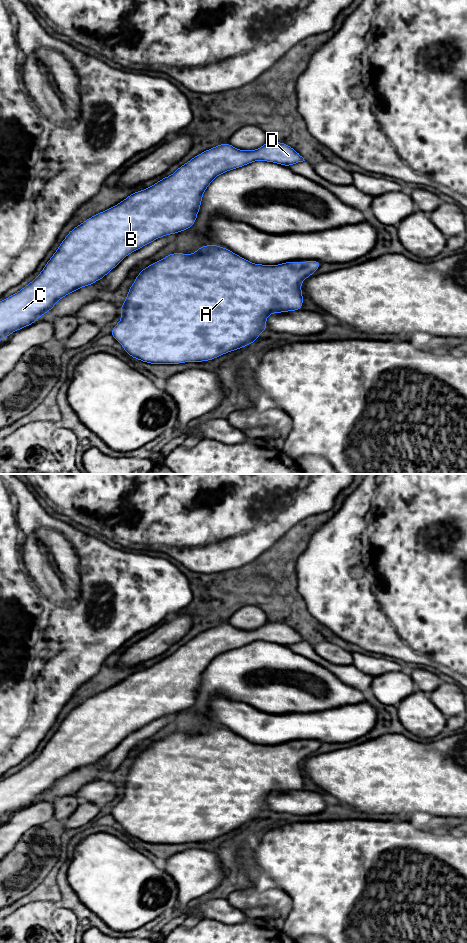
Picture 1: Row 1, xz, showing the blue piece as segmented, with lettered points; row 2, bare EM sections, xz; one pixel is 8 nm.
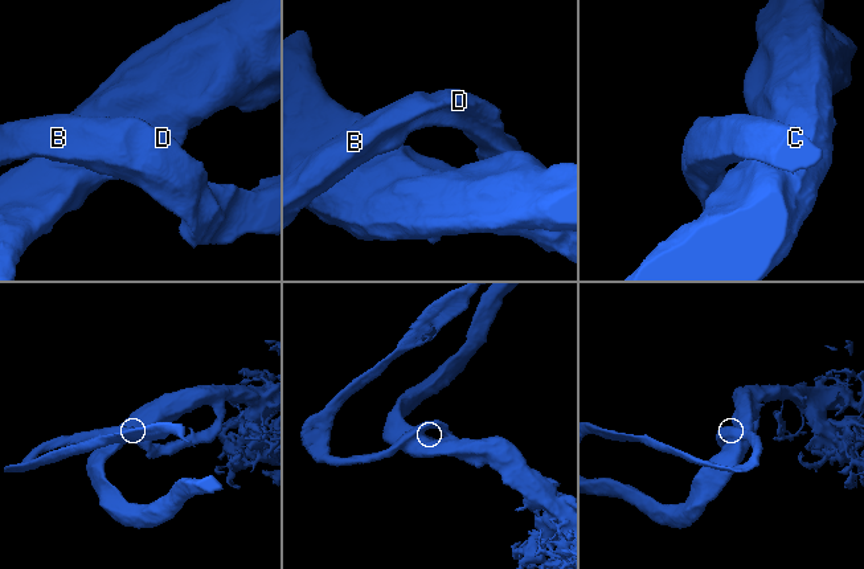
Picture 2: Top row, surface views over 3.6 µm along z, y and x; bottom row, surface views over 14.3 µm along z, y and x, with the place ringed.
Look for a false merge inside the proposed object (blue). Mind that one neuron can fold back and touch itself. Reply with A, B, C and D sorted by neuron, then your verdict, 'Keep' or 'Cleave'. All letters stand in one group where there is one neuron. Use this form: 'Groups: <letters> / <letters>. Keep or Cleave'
Groups: A B C D. Keep

